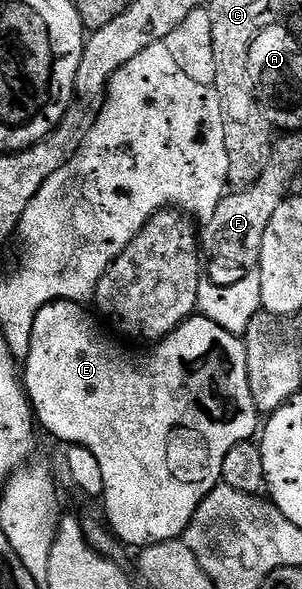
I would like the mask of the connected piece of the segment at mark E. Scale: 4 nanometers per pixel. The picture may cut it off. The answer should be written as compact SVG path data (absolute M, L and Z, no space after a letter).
M57 299L54 303L46 303L34 318L34 324L30 327L30 348L24 360L24 390L30 406L36 416L37 422L50 435L55 435L62 445L75 443L86 447L92 457L96 457L100 465L100 477L104 479L104 487L100 496L100 502L106 506L106 519L109 530L115 539L127 548L141 549L149 543L159 543L169 539L182 539L186 534L186 527L200 501L213 487L222 483L222 466L224 457L228 457L228 449L232 445L249 443L259 434L260 412L258 406L252 401L252 389L248 385L248 361L246 360L246 344L241 338L228 329L220 329L216 321L206 319L201 313L195 313L169 331L162 339L153 344L150 352L125 351L117 347L104 332L98 328L99 320L93 314L85 311L82 303L70 303L66 299Z

